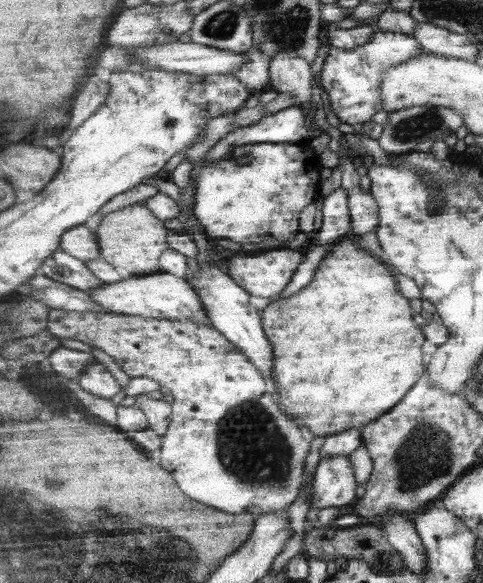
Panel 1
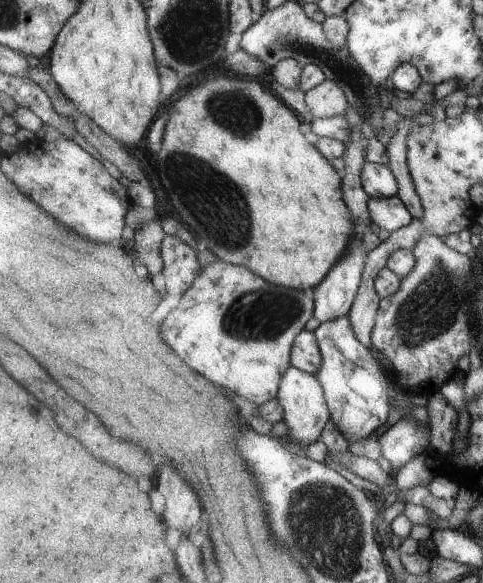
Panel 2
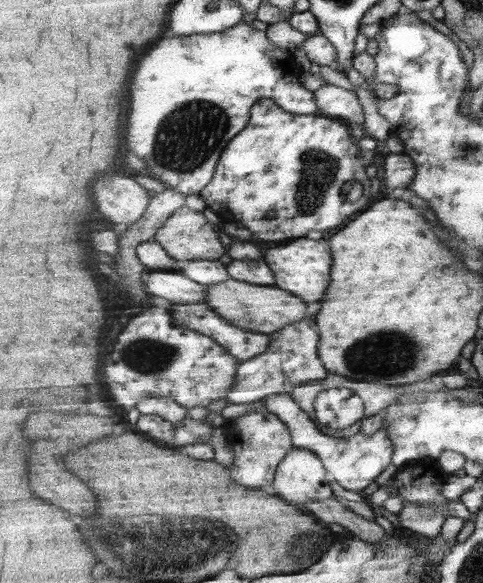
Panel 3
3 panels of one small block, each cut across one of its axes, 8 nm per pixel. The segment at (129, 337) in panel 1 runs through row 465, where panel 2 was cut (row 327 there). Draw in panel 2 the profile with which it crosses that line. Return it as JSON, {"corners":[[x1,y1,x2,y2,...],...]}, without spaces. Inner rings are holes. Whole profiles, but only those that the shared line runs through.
{"corners":[[218,259,215,264,203,268,195,283,183,294,179,306,163,322,161,332,163,340,195,372,259,406,278,399,284,375,292,366,292,345,305,330,305,324,315,317,315,310,313,289,301,291,277,287,249,268]]}

